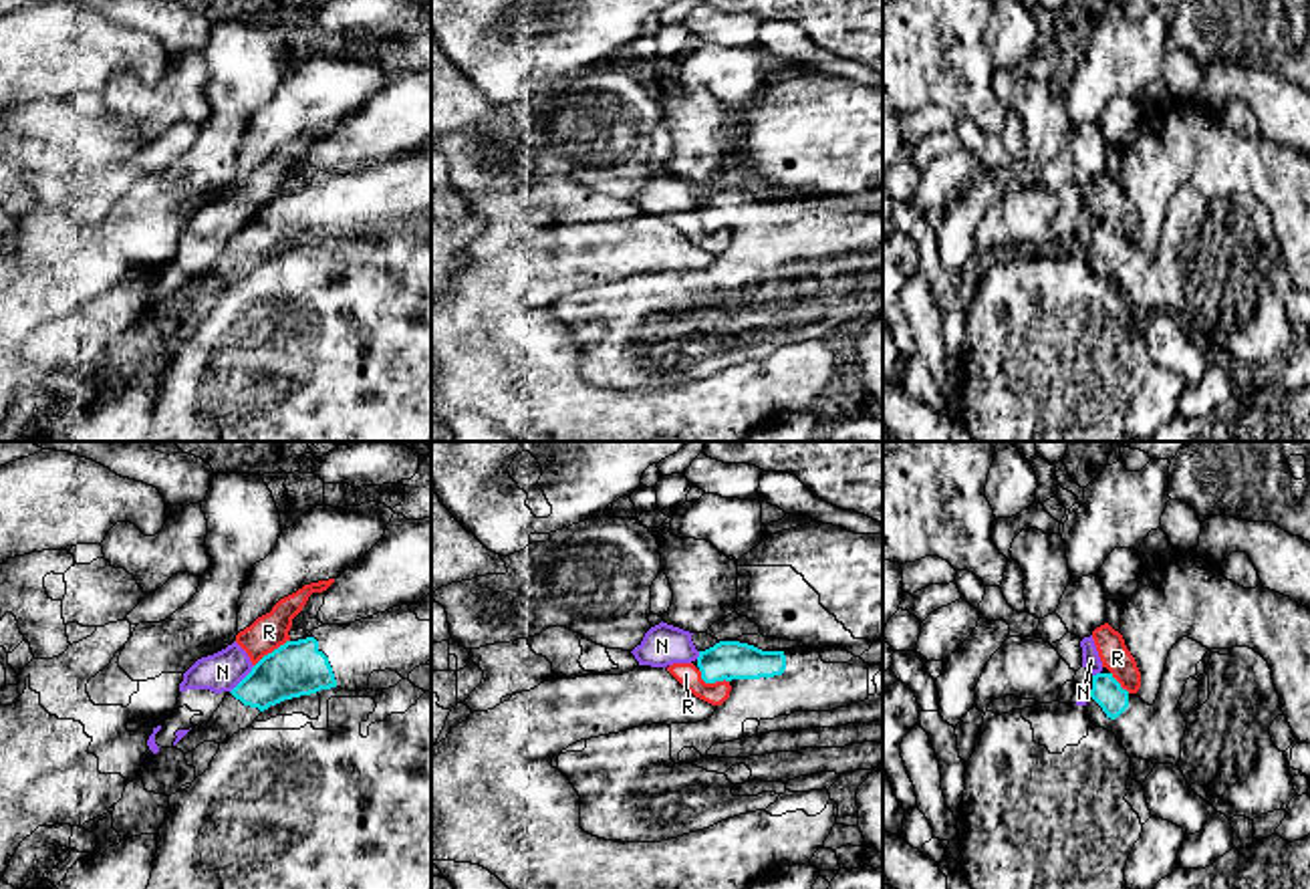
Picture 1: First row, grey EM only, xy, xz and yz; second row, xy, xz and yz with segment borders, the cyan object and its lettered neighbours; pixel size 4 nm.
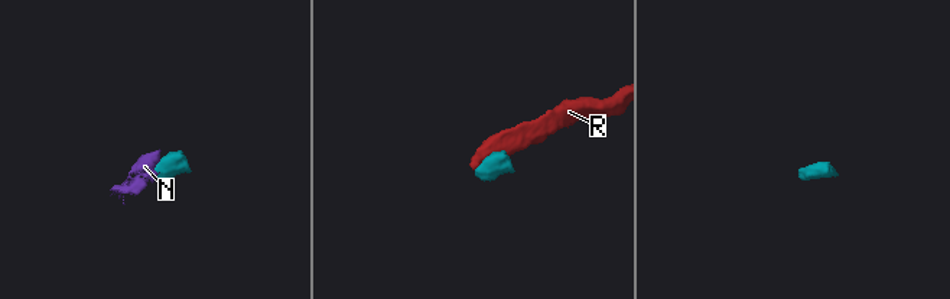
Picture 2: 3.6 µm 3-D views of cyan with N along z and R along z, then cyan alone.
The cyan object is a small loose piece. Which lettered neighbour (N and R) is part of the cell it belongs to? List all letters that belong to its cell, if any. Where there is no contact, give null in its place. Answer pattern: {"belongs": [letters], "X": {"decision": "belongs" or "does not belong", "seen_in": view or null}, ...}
{"belongs": [], "N": {"decision": "does not belong", "seen_in": "xy"}, "R": {"decision": "does not belong", "seen_in": "xz"}}

